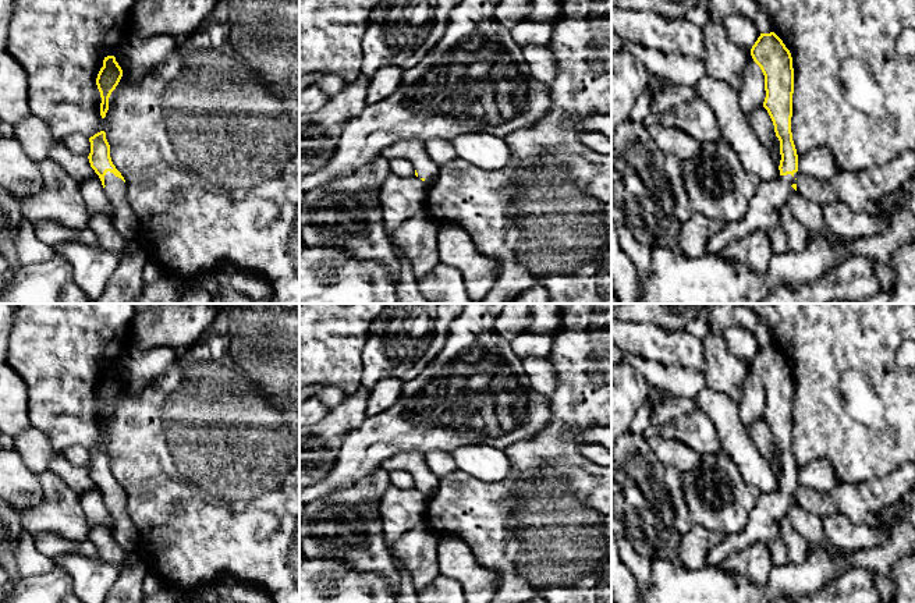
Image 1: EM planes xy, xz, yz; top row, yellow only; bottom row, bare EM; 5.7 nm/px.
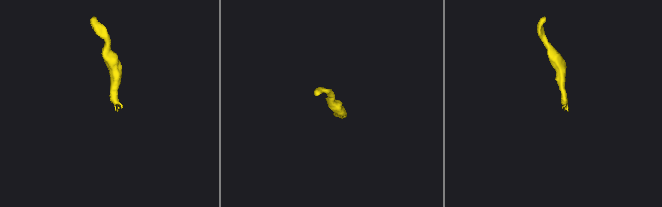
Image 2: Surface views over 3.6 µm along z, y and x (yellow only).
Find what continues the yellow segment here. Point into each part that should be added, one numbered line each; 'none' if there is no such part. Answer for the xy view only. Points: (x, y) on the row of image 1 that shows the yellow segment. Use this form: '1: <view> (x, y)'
1: xy (124, 219)

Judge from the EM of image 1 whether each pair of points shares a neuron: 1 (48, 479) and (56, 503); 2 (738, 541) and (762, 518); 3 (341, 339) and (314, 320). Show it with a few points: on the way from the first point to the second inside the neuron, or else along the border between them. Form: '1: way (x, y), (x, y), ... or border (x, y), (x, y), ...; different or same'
1: way (53, 485), (56, 497); same
2: way (744, 538), (758, 524); same
3: way (334, 336), (329, 336), (321, 327); same

